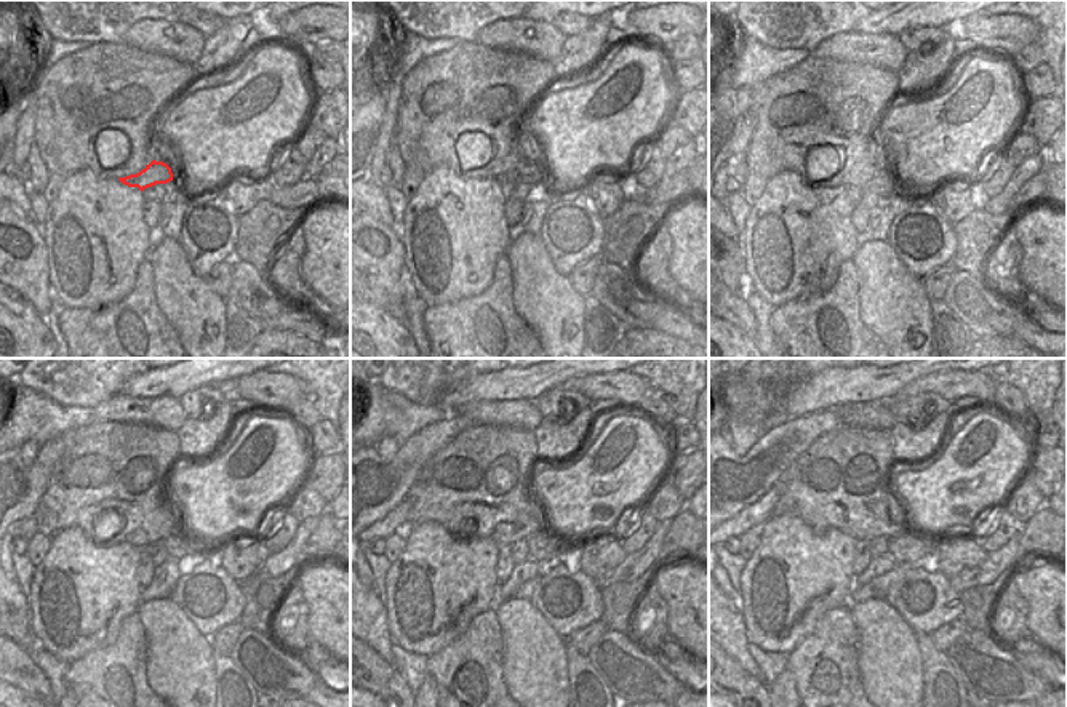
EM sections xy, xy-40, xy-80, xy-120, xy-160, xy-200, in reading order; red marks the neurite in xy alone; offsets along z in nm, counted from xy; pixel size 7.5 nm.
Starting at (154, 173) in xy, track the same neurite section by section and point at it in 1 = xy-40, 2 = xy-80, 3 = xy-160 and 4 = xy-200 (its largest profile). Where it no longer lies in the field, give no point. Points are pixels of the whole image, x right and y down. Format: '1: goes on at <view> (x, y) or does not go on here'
1: goes on at xy-40 (523, 173)
2: goes on at xy-80 (882, 183)
3: goes on at xy-160 (543, 546)
4: goes on at xy-200 (907, 547)

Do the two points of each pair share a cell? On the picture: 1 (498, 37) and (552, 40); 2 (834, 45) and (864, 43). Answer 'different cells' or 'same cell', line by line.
1: same cell
2: same cell

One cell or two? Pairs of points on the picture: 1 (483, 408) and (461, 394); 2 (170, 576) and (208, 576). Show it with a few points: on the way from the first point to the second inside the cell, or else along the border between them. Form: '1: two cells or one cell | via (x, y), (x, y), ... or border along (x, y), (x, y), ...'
1: two cells | border along (511, 400), (469, 400), (451, 411)
2: two cells | border along (181, 575), (168, 597)

